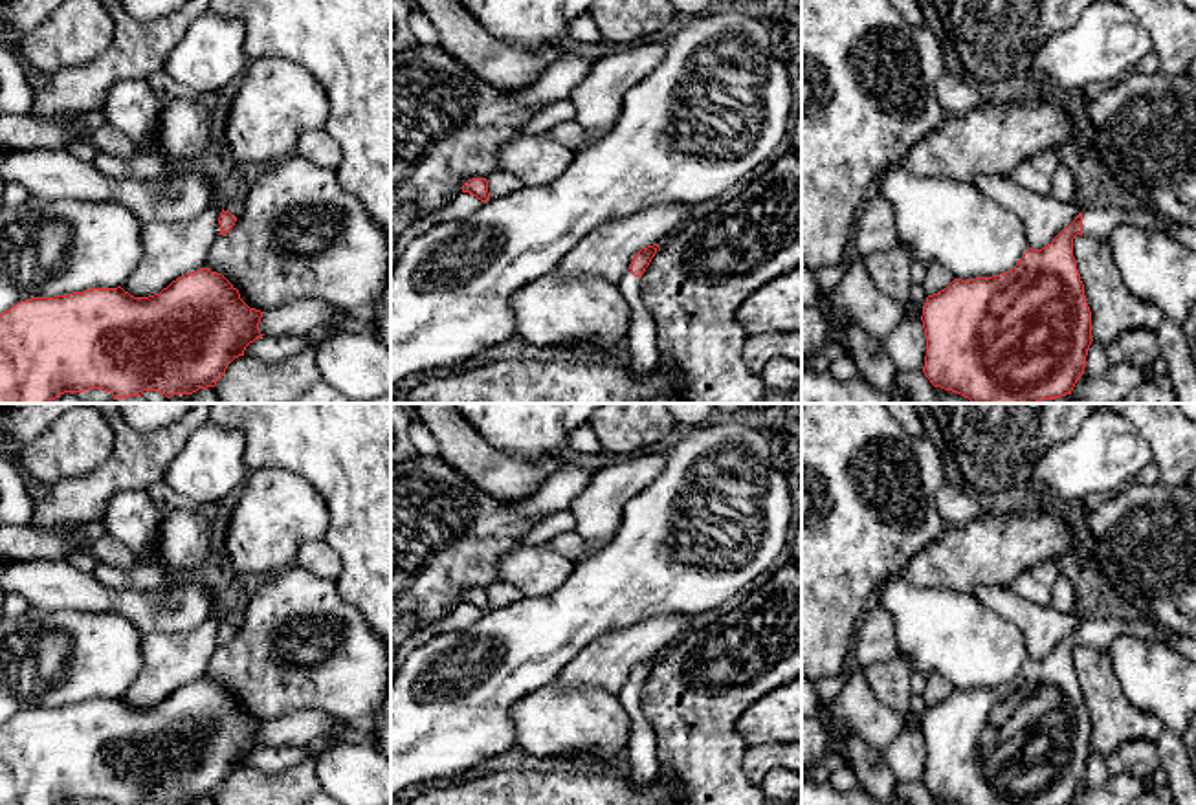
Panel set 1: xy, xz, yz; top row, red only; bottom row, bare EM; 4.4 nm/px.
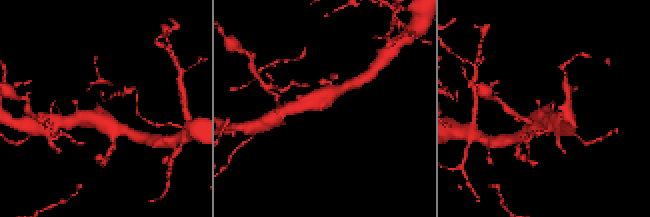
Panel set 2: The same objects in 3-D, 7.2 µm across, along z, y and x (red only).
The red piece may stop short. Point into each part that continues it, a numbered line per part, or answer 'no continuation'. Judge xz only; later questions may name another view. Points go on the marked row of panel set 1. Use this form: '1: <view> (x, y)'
1: xz (642, 354)

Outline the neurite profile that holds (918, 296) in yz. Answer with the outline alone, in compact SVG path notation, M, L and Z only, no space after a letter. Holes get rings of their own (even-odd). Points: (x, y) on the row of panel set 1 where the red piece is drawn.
M914 284L910 297L906 301L908 315L912 317L921 317L923 315L923 306L926 303L926 290L923 284Z

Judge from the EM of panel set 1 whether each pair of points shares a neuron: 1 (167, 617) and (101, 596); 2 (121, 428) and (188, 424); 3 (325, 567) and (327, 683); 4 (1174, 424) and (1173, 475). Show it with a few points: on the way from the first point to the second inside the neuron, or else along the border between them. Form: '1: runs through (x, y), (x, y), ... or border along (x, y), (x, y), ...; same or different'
1: runs through (151, 611), (118, 602); same
2: runs through (138, 441), (171, 439); same
3: border along (296, 563), (334, 582); different
4: runs through (1174, 437), (1174, 463); same

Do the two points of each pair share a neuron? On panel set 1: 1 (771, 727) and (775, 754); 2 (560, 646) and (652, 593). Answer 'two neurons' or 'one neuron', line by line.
1: two neurons
2: one neuron

